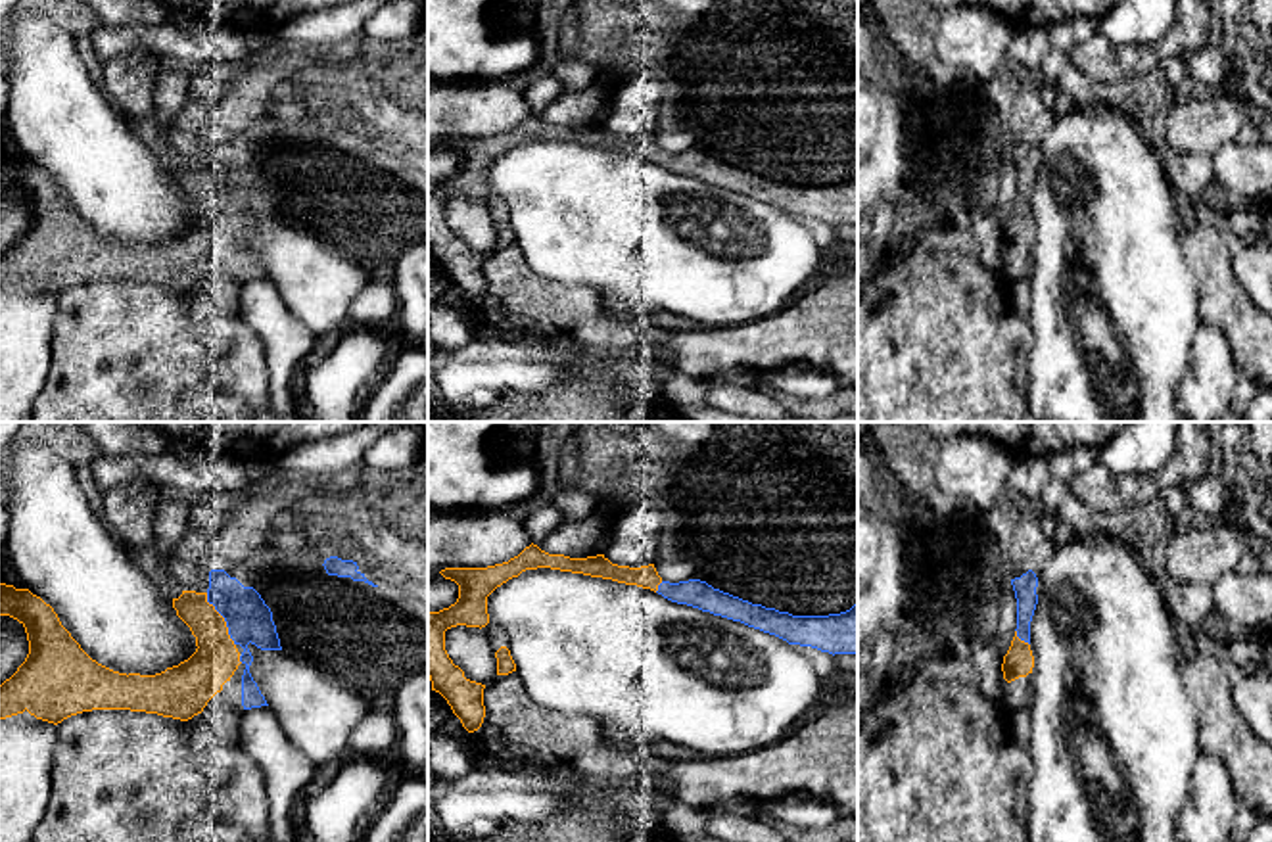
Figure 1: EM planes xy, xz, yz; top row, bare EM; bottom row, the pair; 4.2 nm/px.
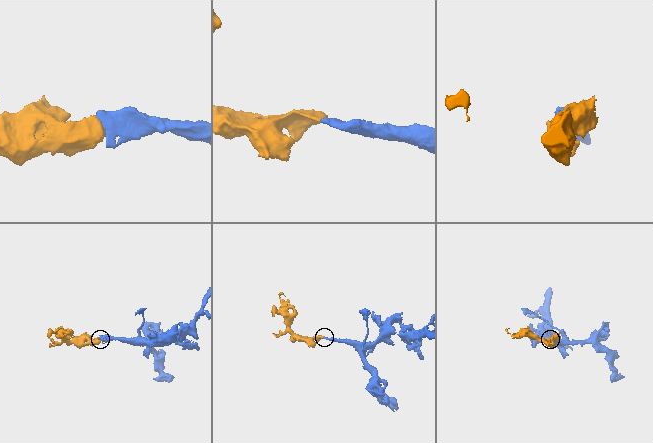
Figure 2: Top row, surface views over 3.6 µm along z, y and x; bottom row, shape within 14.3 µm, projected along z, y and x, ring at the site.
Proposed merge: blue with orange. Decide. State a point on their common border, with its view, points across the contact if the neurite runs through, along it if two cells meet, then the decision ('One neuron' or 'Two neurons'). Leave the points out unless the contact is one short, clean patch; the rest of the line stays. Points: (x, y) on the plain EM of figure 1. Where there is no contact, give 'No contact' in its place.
Touches blue at xy (225, 190). One neuron

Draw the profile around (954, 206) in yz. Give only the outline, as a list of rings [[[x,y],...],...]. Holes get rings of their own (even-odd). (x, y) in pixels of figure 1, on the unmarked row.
[[[954,180],[938,198],[938,217],[948,224],[967,228],[977,240],[980,263],[994,274],[996,280],[1003,280],[1001,222],[996,211],[975,213],[971,209],[975,199],[971,184],[965,180]]]

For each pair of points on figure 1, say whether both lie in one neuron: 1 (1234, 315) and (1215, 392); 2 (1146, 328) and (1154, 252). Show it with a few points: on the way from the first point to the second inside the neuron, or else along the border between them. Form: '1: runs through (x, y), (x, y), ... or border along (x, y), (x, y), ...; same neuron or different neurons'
1: border along (1201, 321), (1223, 334), (1236, 369), (1236, 388); different neurons
2: runs through (1146, 309), (1146, 271); same neuron

